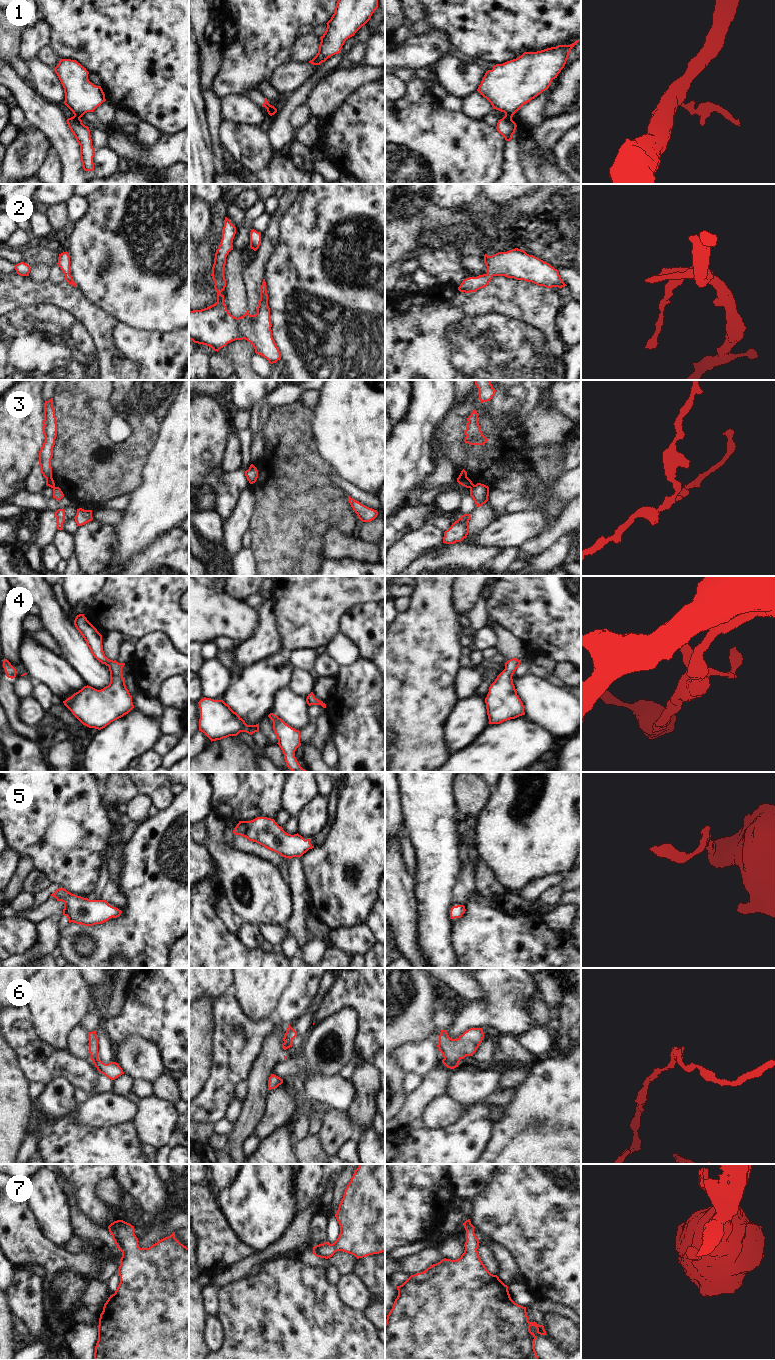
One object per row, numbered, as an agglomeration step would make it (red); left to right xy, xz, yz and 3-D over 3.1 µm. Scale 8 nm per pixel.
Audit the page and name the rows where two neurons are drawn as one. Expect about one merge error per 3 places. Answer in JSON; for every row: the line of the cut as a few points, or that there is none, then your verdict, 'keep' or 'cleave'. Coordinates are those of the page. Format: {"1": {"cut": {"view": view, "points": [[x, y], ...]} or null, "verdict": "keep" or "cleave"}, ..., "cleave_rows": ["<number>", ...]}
{"1": {"cut": {"view": "yz", "points": [[504, 116], [511, 118]]}, "verdict": "cleave"}, "2": {"cut": null, "verdict": "keep"}, "3": {"cut": {"view": "yz", "points": [[475, 485], [470, 488]]}, "verdict": "cleave"}, "4": {"cut": null, "verdict": "keep"}, "5": {"cut": null, "verdict": "keep"}, "6": {"cut": null, "verdict": "keep"}, "7": {"cut": null, "verdict": "keep"}, "cleave_rows": ["1", "3"]}

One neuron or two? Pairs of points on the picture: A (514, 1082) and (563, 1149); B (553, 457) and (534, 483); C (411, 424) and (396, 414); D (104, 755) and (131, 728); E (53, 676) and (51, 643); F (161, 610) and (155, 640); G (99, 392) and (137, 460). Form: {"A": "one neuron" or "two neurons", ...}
{"A": "two neurons", "B": "one neuron", "C": "two neurons", "D": "one neuron", "E": "two neurons", "F": "two neurons", "G": "one neuron"}

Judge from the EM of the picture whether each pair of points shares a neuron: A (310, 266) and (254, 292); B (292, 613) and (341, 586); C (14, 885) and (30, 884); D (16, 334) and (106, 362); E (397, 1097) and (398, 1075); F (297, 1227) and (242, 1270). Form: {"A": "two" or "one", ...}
{"A": "two", "B": "one", "C": "two", "D": "one", "E": "one", "F": "one"}

